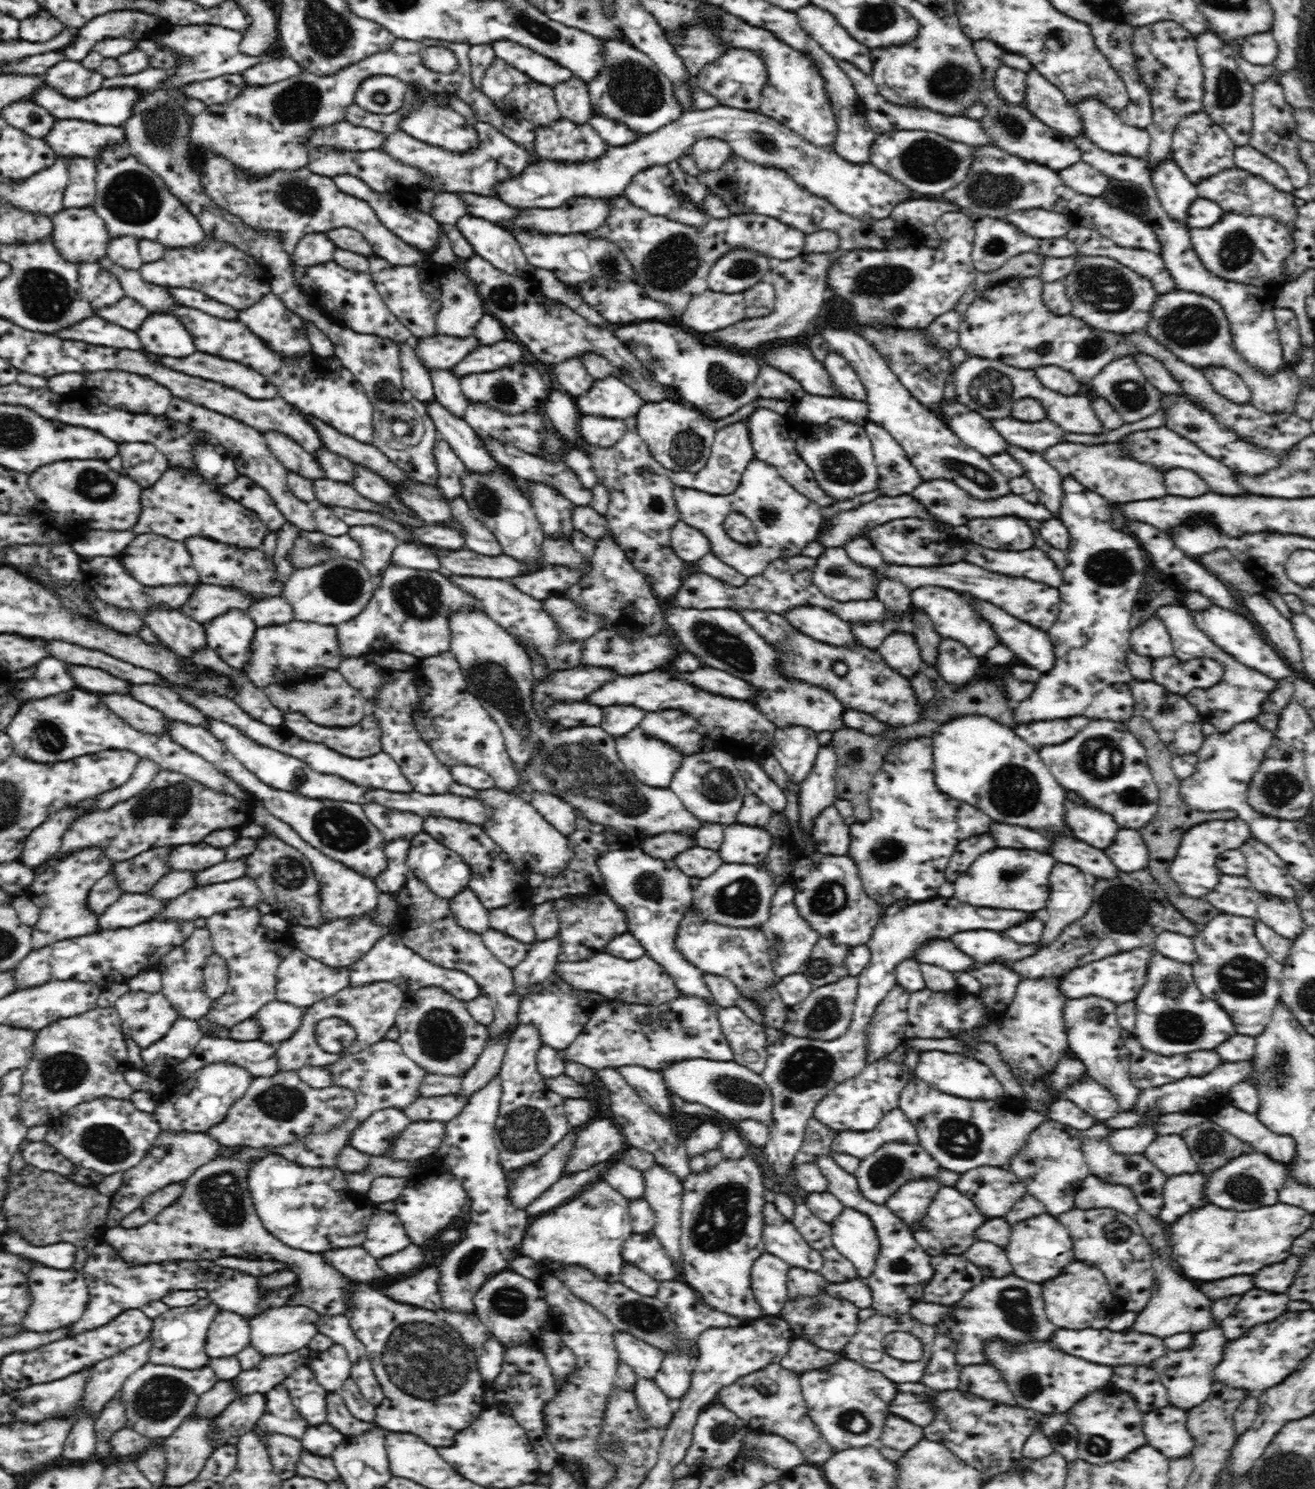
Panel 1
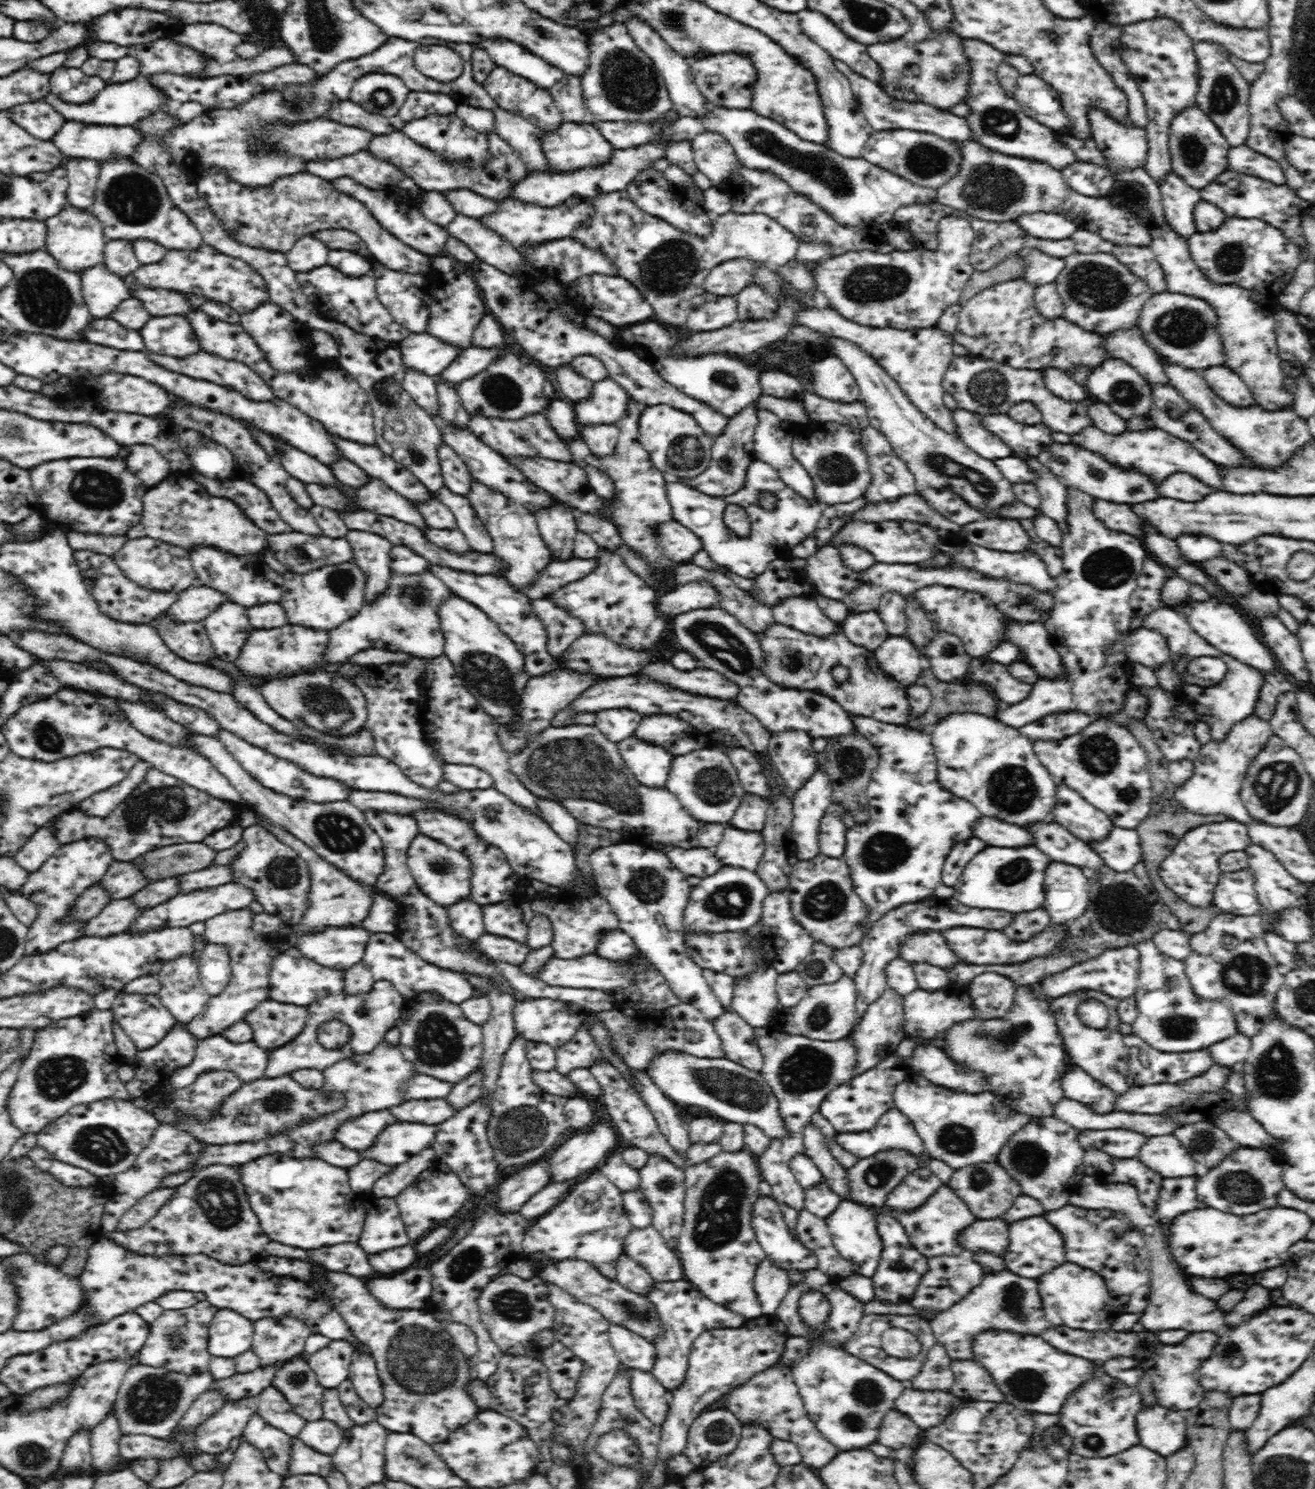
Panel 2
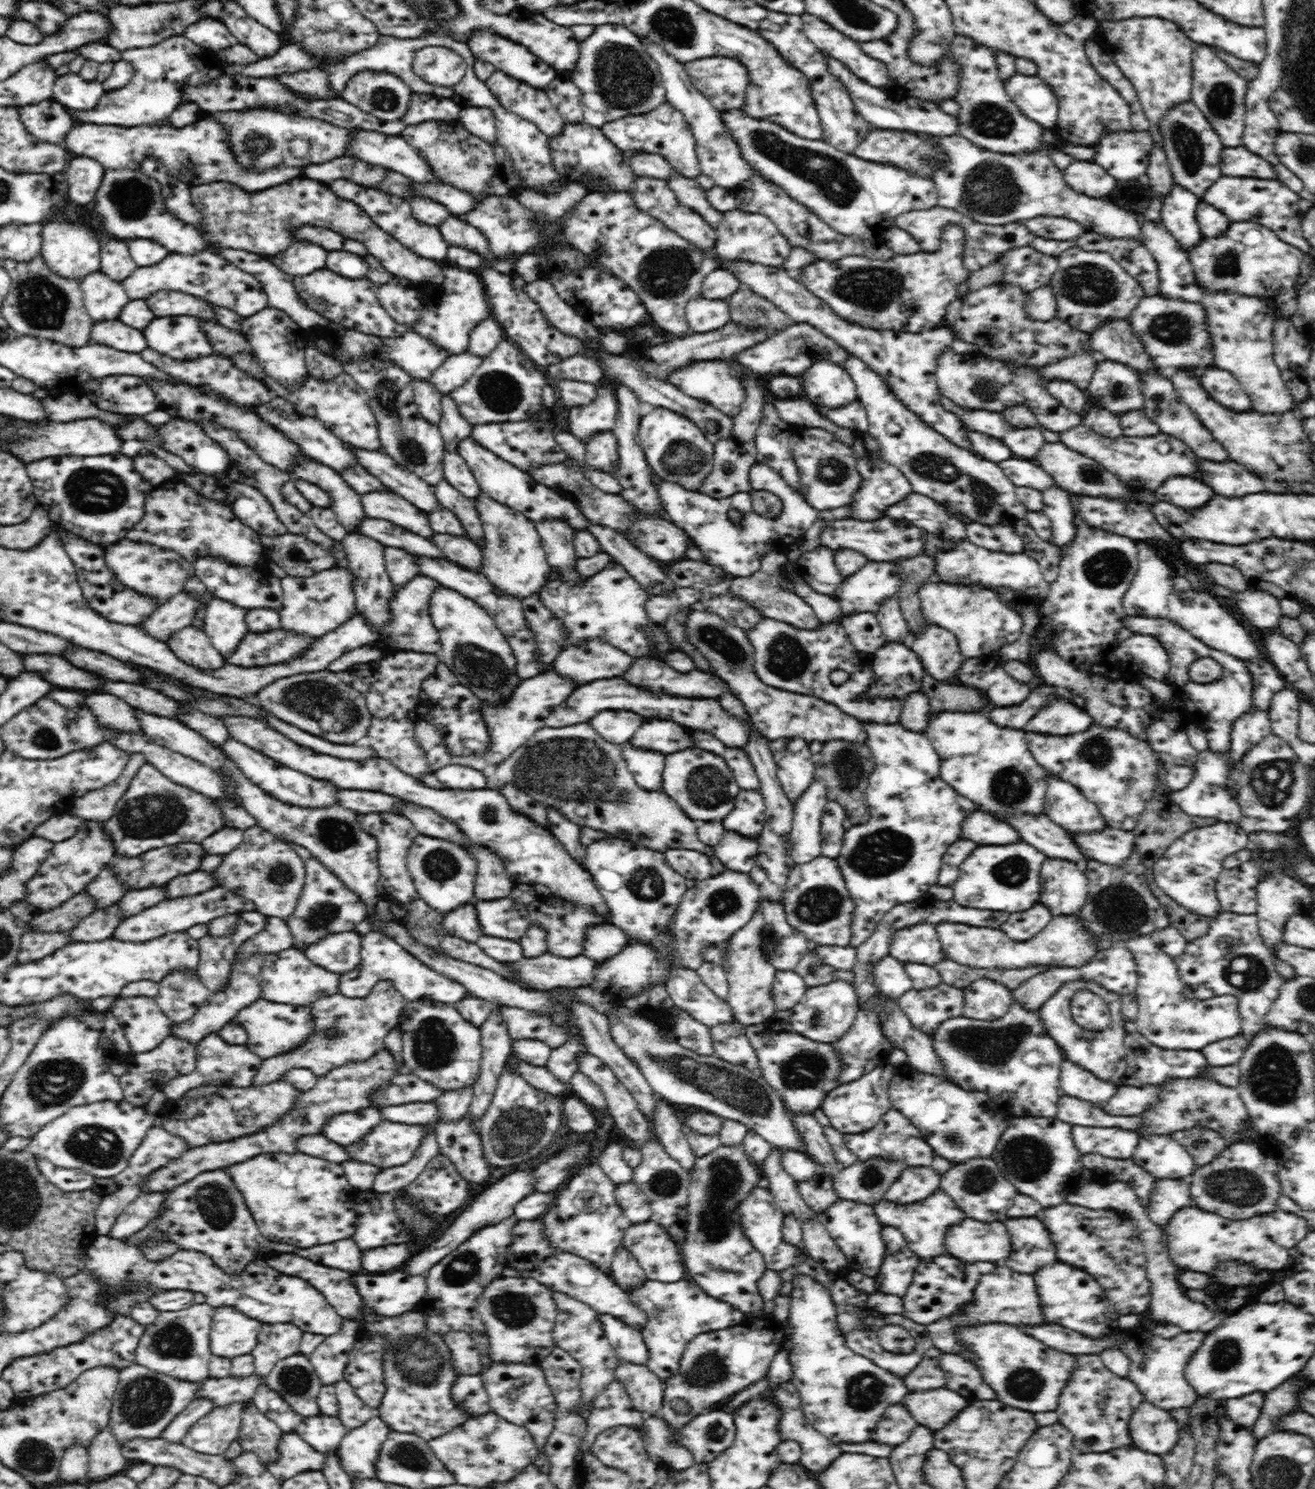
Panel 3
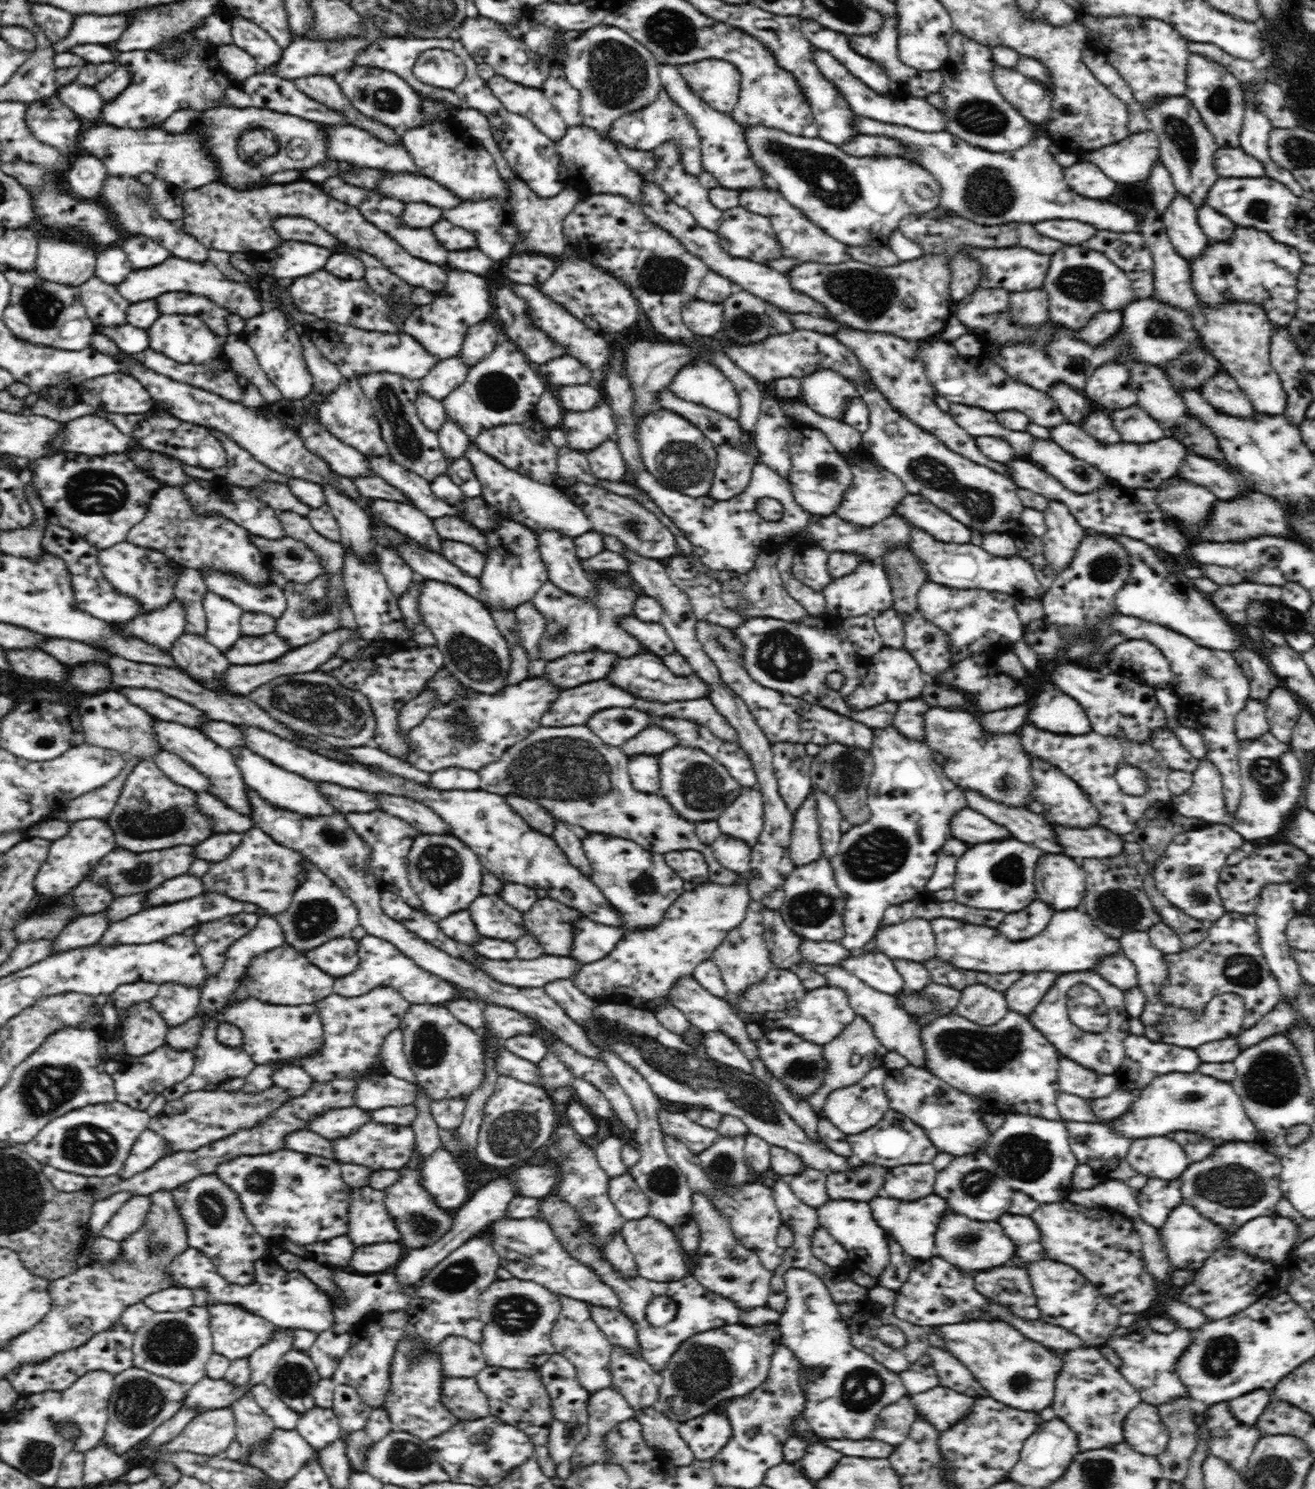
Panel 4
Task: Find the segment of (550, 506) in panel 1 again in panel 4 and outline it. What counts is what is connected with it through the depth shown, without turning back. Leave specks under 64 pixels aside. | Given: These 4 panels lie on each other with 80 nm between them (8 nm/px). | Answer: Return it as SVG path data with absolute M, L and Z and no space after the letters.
M540 530L537 539L549 580L564 592L594 600L598 591L582 569L573 539L557 530Z

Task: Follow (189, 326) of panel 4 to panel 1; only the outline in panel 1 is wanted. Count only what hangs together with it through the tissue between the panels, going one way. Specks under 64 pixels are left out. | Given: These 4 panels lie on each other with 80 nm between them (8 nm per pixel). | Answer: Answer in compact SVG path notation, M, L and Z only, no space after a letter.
M152 314L138 328L146 352L184 358L196 352L192 334L172 314Z

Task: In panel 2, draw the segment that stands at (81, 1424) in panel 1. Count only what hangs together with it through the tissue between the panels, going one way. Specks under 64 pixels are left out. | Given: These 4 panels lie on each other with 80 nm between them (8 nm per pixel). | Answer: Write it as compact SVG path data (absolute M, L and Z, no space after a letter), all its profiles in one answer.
M90 1430L74 1432L63 1450L63 1457L59 1463L63 1473L87 1473L92 1468L90 1455Z

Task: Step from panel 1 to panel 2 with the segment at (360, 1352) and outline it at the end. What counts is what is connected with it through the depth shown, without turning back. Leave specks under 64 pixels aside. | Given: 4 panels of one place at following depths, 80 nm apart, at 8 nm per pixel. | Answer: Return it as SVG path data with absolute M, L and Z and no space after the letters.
M102 1236L89 1248L89 1256L79 1279L83 1288L88 1293L88 1313L90 1313L90 1319L94 1321L94 1324L98 1325L110 1322L115 1316L126 1314L126 1312L133 1312L138 1306L155 1301L156 1298L166 1294L166 1292L190 1291L203 1292L206 1295L206 1302L208 1304L218 1309L233 1310L251 1321L262 1318L291 1316L307 1324L310 1332L314 1334L328 1336L331 1340L350 1341L350 1345L354 1345L355 1350L357 1350L357 1346L362 1345L353 1335L344 1317L340 1316L340 1313L326 1299L322 1299L320 1294L316 1294L314 1288L310 1288L310 1284L298 1279L292 1280L292 1278L286 1278L286 1276L276 1276L272 1272L264 1272L260 1266L257 1266L252 1261L242 1265L229 1266L220 1263L206 1254L194 1254L194 1256L172 1255L162 1258L156 1258L152 1255L143 1256Z

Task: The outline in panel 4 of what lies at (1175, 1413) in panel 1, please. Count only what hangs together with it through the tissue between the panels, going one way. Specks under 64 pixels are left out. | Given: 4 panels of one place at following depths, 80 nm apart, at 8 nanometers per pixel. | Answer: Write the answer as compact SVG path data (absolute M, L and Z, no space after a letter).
M1137 1404L1123 1422L1125 1443L1143 1455L1156 1457L1164 1452L1170 1435L1161 1418L1154 1405Z

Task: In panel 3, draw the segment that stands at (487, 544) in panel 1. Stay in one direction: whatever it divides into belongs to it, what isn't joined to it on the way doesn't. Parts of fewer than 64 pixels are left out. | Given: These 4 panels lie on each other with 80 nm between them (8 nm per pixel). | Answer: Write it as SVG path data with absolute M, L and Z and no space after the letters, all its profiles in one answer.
M446 479L433 486L434 494L443 508L451 510L466 529L466 536L480 548L485 547L483 524L475 507L475 500L457 491Z

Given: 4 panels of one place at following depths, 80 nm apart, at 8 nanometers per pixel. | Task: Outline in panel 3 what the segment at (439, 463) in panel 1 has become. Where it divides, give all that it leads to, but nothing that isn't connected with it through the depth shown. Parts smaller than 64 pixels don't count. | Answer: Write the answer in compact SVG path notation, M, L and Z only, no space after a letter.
M444 452L444 476L457 491L474 499L480 494L481 486L459 452Z

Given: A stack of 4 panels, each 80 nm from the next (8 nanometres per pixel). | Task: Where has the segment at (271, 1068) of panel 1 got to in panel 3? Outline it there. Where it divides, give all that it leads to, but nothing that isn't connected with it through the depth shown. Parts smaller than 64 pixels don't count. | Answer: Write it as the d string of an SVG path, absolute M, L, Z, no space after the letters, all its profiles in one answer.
M216 1033L206 1035L195 1047L197 1052L195 1069L191 1074L182 1074L166 1082L162 1091L168 1100L180 1099L186 1092L202 1084L210 1086L210 1084L223 1082L225 1086L229 1084L230 1087L246 1088L251 1085L250 1082L257 1075L257 1070L263 1061L250 1052L245 1044L228 1044Z

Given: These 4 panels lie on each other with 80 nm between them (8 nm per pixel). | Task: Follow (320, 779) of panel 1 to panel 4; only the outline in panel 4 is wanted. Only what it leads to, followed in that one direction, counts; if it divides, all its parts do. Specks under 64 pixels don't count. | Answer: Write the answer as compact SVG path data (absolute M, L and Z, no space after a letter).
M248 746L230 748L229 751L242 771L247 787L258 793L258 796L267 800L274 808L283 808L302 816L332 816L336 812L333 804L330 804L329 800L322 795L322 790L318 789L317 782L276 766L263 756L252 752Z

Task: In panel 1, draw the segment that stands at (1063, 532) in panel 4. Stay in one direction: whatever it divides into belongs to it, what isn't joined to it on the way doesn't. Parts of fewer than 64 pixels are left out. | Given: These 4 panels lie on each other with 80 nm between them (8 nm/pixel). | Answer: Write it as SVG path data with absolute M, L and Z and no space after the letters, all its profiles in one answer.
M1010 446L1008 452L1024 466L1025 474L1036 484L1039 502L1058 519L1062 500L1062 480L1060 473L1036 452L1026 452Z

